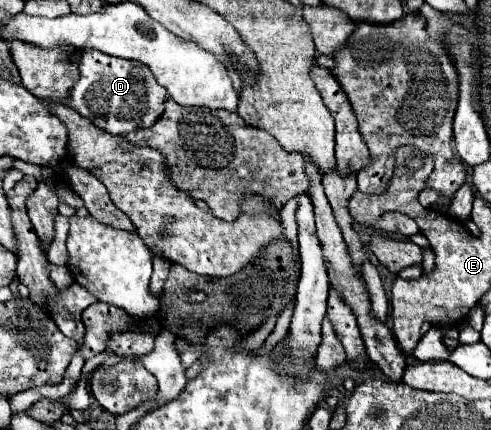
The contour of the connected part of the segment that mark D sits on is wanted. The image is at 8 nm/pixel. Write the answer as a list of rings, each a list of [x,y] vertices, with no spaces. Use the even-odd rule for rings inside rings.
[[[84,50],[80,60],[80,78],[66,104],[94,122],[100,130],[114,136],[126,136],[138,128],[152,128],[164,112],[166,96],[168,92],[156,82],[146,64],[108,56],[100,50]]]

